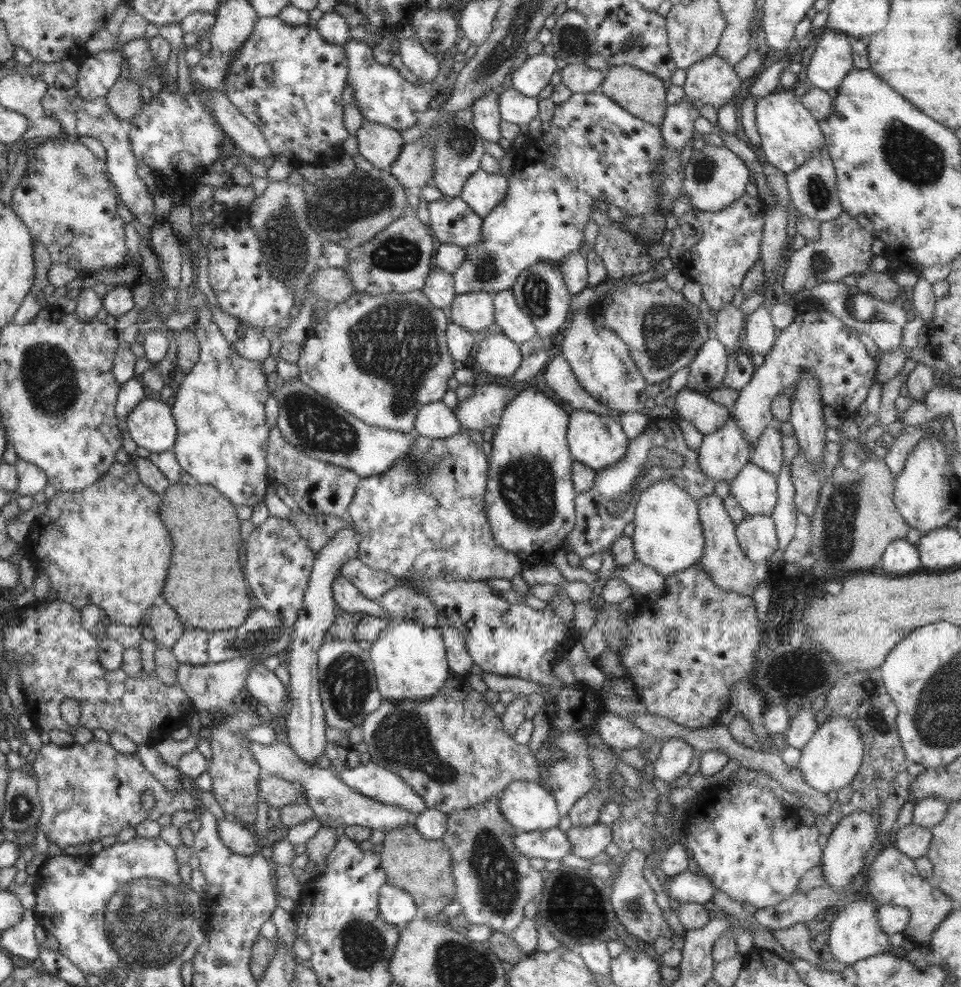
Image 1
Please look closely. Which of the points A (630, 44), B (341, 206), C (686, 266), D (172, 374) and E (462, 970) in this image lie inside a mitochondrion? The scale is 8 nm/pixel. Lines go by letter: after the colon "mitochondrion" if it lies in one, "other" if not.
A: mitochondrion
B: mitochondrion
C: other
D: other
E: mitochondrion

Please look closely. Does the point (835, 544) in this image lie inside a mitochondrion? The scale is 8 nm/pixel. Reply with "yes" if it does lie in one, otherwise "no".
yes

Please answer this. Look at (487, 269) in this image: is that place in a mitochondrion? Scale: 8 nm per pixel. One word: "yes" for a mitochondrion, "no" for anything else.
yes

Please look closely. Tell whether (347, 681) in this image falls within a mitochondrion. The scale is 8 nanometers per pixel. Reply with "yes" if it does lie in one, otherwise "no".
yes

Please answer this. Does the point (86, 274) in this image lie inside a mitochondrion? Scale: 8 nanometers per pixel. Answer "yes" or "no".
no

